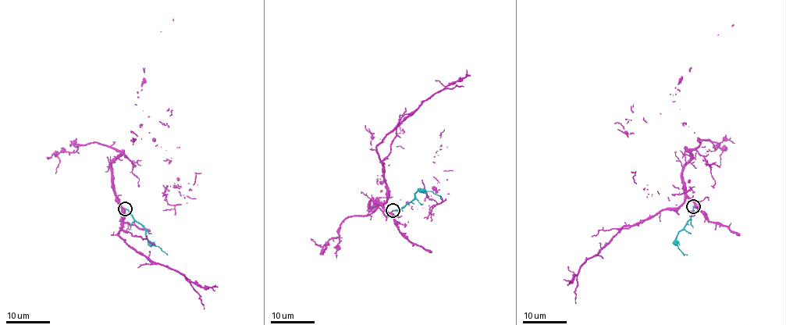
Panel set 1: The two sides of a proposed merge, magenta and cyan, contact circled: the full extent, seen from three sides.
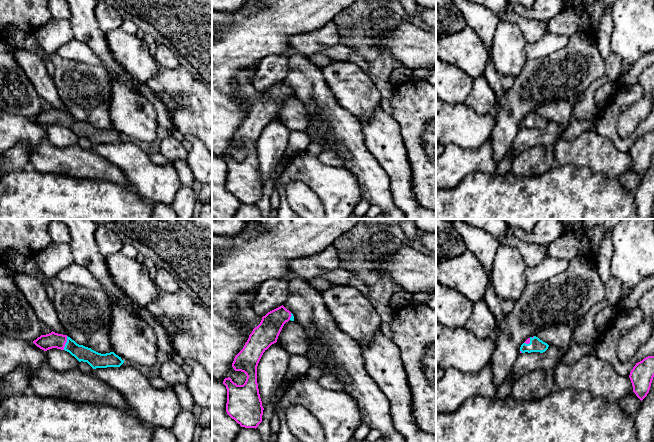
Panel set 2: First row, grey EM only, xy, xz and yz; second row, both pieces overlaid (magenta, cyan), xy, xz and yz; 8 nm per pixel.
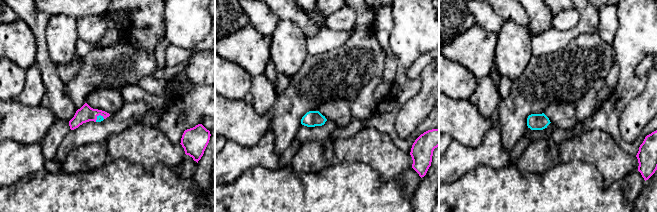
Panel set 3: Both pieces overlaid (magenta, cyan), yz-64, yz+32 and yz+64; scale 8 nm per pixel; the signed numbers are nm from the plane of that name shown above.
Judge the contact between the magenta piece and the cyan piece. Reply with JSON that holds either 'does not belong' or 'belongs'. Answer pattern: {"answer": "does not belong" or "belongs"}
{"answer": "belongs"}

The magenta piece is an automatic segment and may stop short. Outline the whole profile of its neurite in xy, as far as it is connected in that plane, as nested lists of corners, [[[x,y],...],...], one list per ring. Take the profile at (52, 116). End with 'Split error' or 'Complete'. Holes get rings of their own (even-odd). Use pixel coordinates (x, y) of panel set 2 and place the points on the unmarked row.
[[[51,108],[46,111],[41,111],[33,119],[40,125],[47,127],[52,124],[57,124],[69,128],[79,138],[87,138],[93,145],[120,143],[124,136],[114,128],[101,130],[91,124],[77,120],[67,111]]]. Split error

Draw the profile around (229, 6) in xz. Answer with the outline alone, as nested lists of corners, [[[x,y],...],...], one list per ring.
[[[212,0],[212,11],[232,13],[243,7],[246,0]]]

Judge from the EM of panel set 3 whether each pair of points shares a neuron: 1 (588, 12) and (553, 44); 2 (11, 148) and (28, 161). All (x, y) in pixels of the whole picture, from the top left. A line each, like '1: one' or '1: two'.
1: one
2: one

